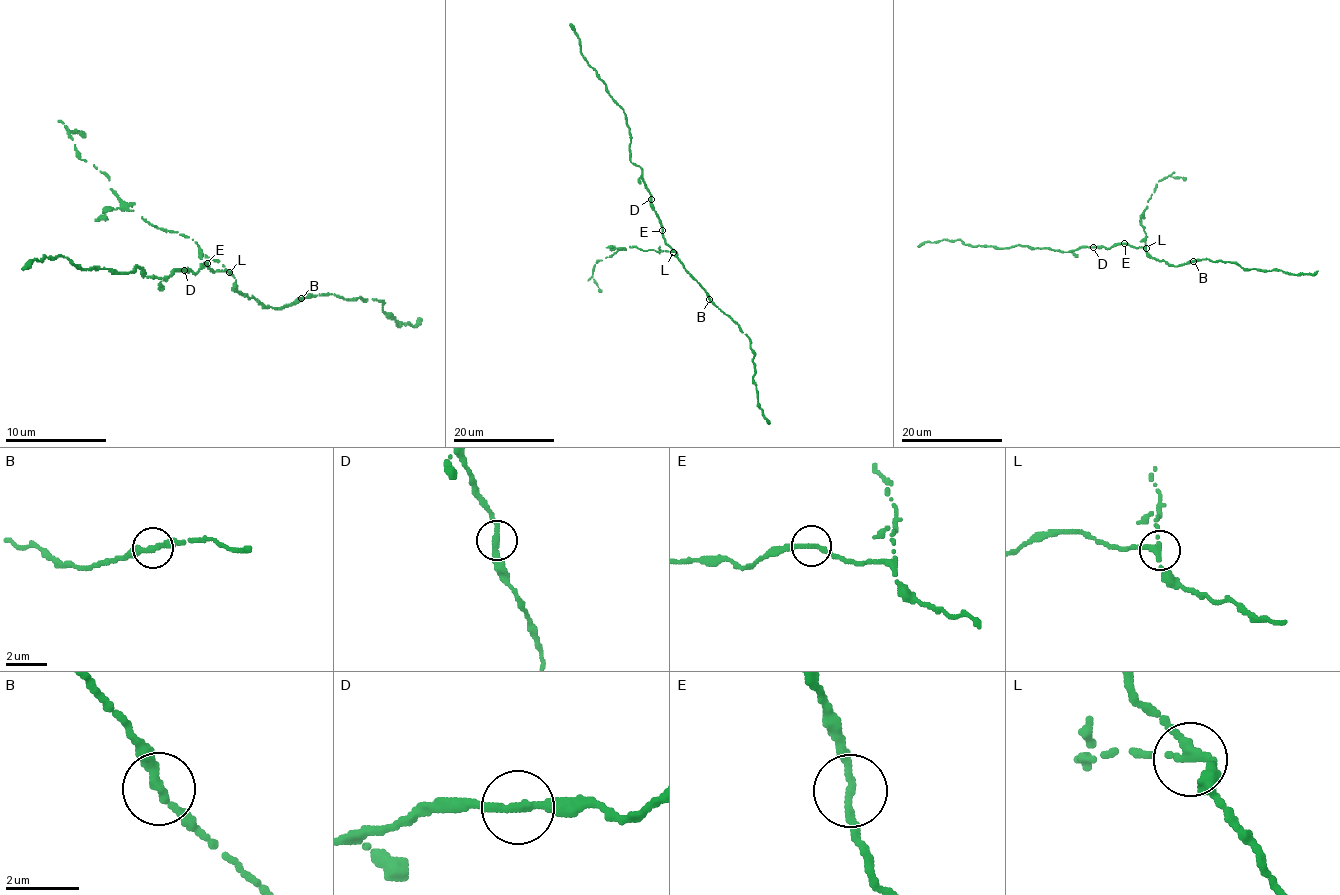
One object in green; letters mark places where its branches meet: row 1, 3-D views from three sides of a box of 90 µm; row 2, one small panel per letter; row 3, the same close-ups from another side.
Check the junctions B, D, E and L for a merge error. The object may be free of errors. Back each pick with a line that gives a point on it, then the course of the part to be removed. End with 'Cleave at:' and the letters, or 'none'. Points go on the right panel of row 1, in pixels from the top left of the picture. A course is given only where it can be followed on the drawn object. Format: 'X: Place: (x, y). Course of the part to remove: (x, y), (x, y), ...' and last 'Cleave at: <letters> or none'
L: Place: (1146, 248). Course of the part to remove: (1146, 248), (1141, 220), (1154, 189), (1159, 181), (1169, 176), (1185, 180)
Cleave at: L

